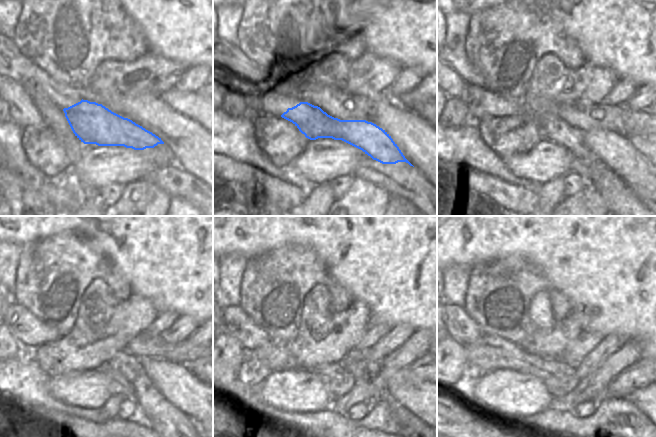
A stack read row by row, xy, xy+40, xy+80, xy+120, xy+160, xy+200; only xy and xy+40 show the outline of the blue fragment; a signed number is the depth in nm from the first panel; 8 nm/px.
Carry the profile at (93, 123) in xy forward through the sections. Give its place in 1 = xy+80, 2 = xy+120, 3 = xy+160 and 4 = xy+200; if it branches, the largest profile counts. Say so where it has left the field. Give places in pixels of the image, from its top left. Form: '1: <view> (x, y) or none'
1: xy+80 (617, 153)
2: xy+120 (183, 389)
3: xy+160 (416, 399)
4: xy+200 (640, 397)

